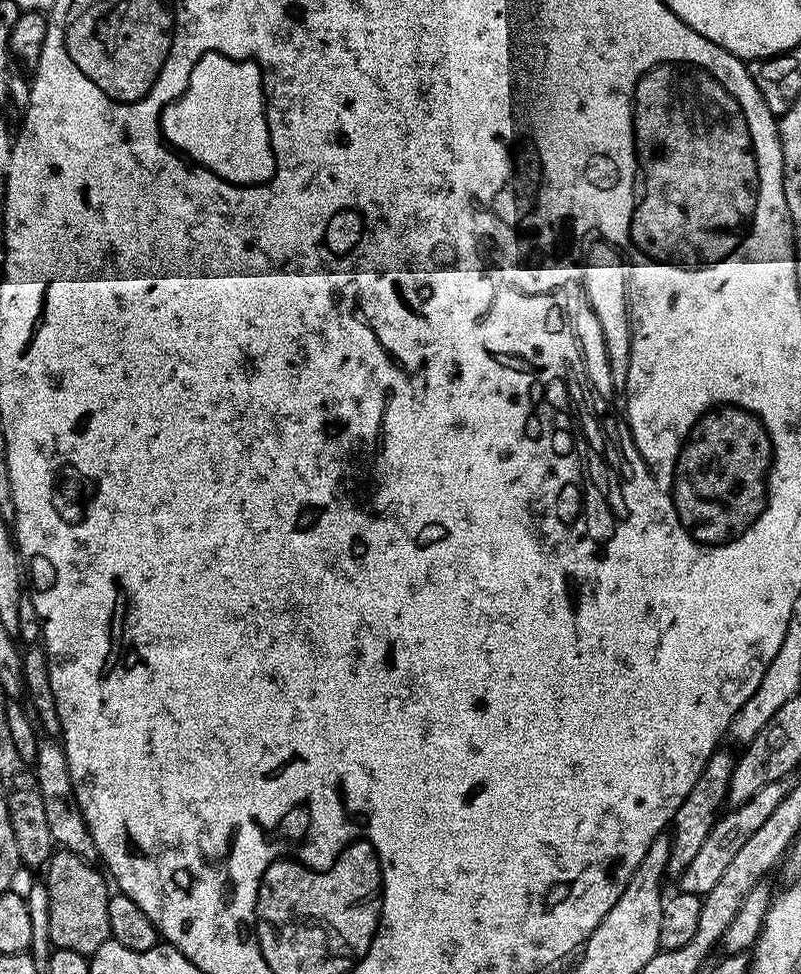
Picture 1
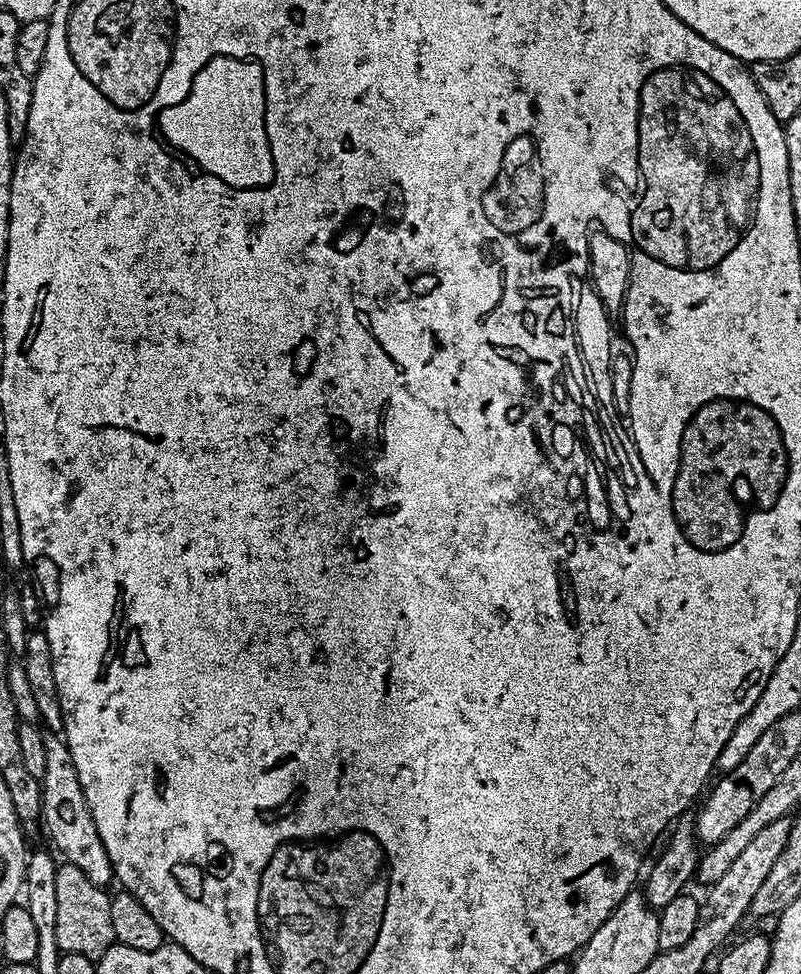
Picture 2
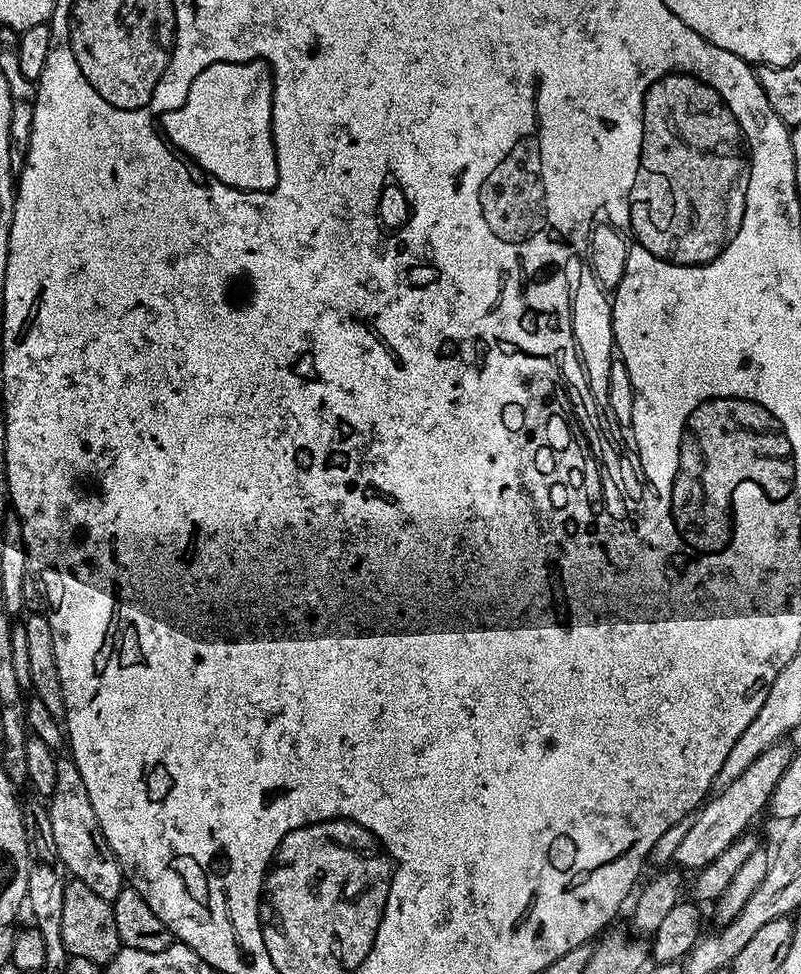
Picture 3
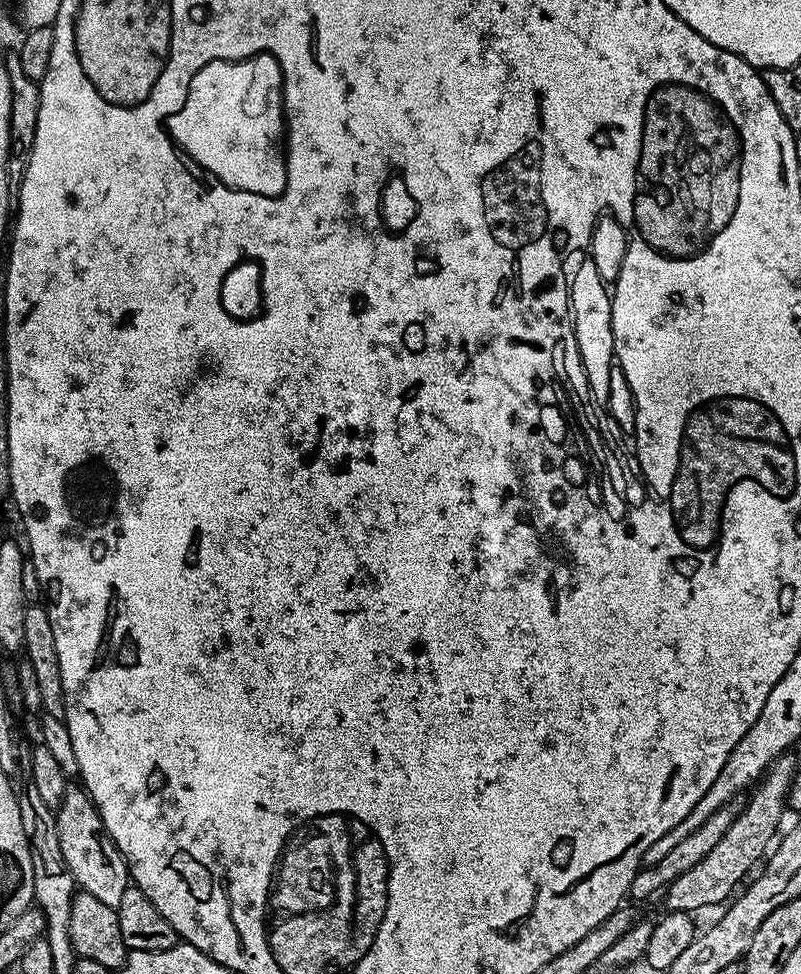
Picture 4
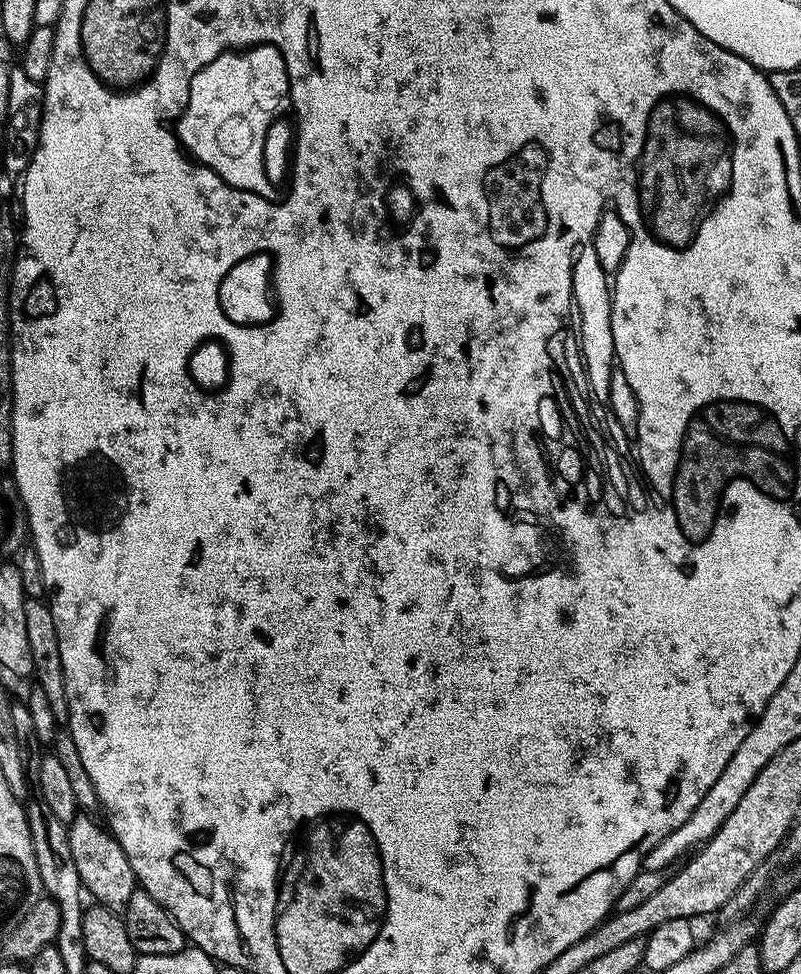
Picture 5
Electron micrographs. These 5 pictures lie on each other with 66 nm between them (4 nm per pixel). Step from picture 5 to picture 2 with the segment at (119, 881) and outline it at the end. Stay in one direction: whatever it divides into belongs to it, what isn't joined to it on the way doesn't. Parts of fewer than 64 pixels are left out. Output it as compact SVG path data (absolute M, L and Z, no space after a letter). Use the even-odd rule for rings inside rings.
M52 730L44 732L42 743L46 746L46 774L42 774L40 779L43 831L48 831L53 844L51 847L61 857L64 855L67 863L78 866L78 870L82 870L94 886L107 889L108 883L111 885L114 880L110 854L106 854L106 846L102 846L102 838L98 838L98 826L94 826L90 806L86 806L86 794L82 794L82 782L78 782L78 770L74 770L74 758L70 758L68 744L63 735Z

